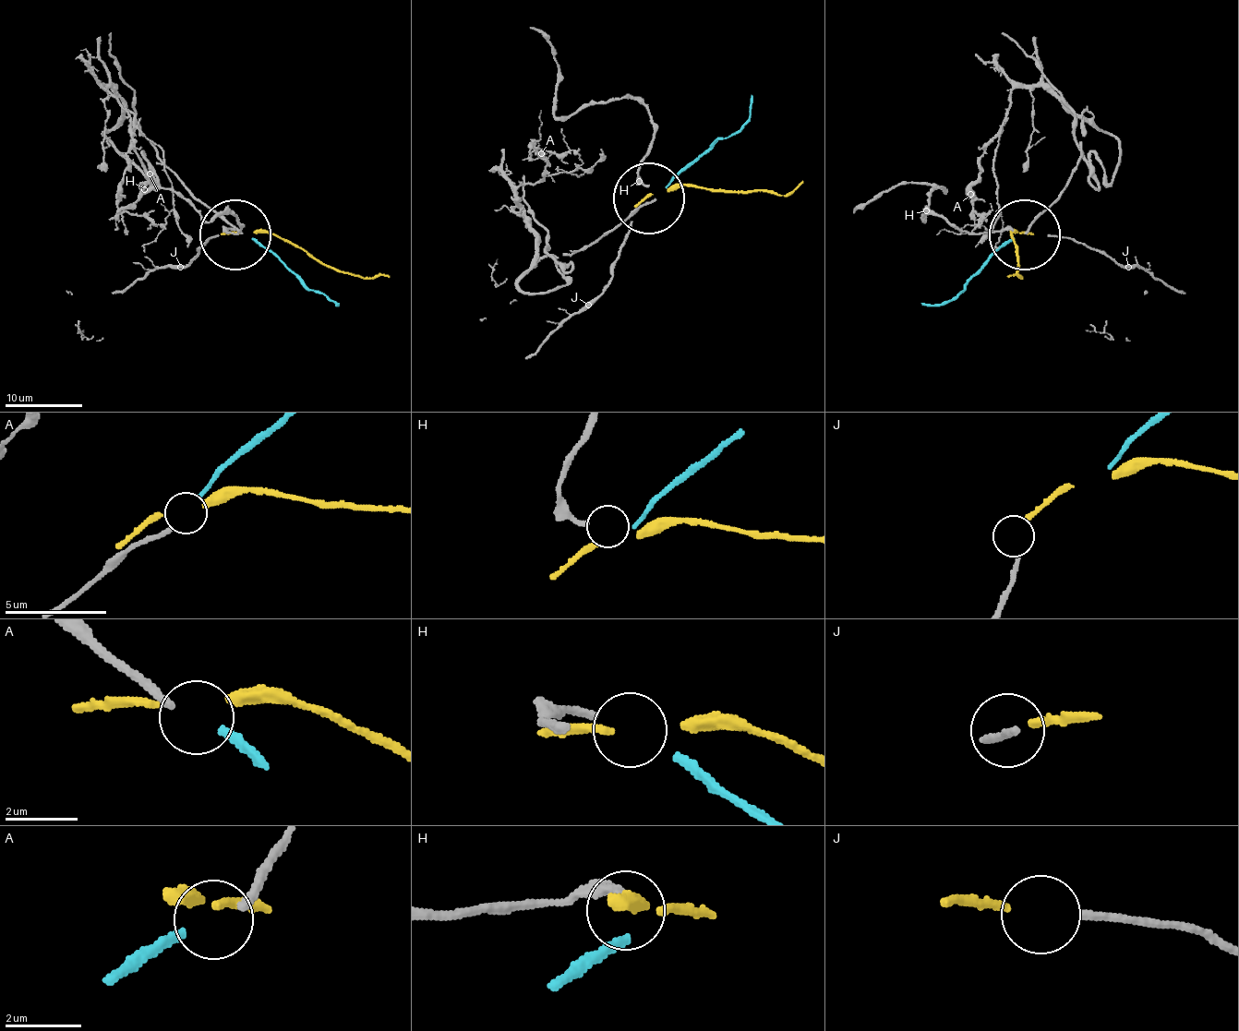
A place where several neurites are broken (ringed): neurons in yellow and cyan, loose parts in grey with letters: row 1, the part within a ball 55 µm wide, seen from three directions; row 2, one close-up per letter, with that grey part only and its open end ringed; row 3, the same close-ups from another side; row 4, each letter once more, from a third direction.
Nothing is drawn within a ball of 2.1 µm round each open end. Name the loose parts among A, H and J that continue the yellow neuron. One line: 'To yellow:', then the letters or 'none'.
To yellow: J

